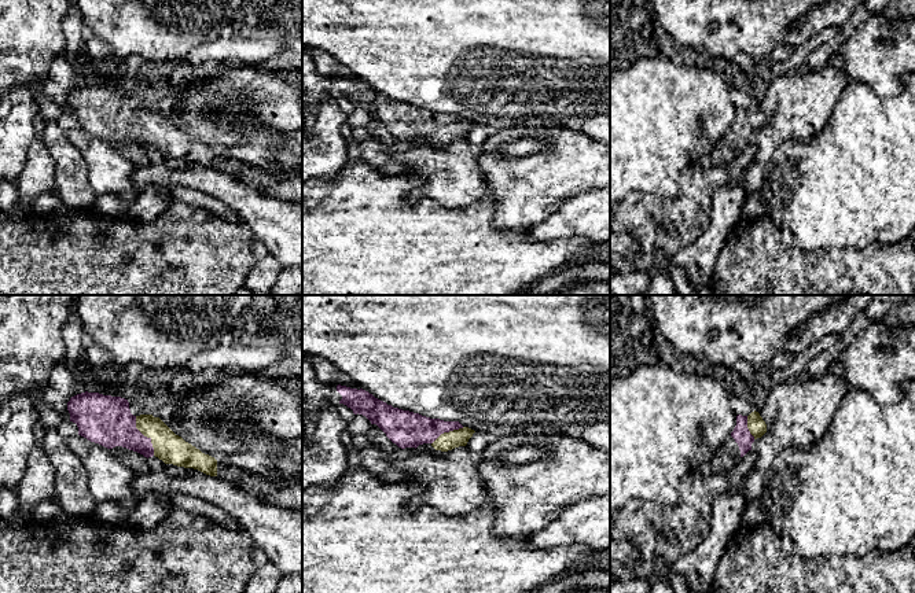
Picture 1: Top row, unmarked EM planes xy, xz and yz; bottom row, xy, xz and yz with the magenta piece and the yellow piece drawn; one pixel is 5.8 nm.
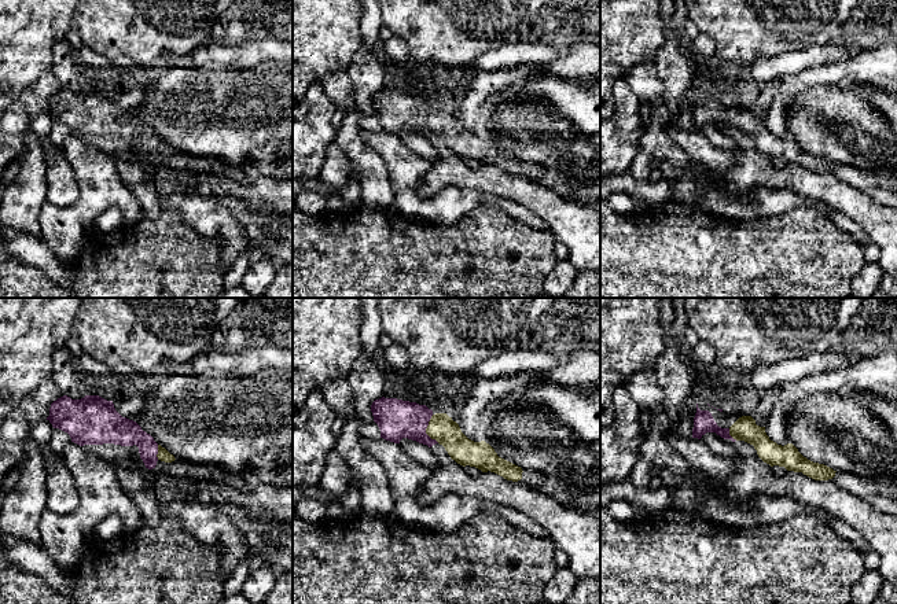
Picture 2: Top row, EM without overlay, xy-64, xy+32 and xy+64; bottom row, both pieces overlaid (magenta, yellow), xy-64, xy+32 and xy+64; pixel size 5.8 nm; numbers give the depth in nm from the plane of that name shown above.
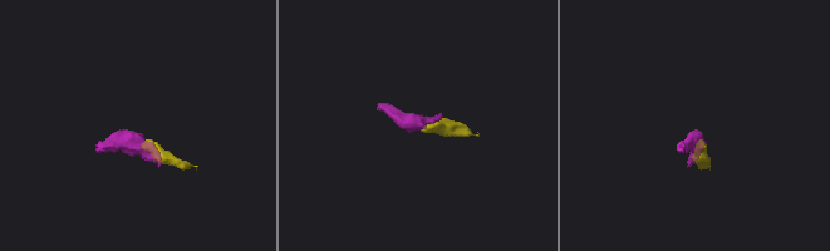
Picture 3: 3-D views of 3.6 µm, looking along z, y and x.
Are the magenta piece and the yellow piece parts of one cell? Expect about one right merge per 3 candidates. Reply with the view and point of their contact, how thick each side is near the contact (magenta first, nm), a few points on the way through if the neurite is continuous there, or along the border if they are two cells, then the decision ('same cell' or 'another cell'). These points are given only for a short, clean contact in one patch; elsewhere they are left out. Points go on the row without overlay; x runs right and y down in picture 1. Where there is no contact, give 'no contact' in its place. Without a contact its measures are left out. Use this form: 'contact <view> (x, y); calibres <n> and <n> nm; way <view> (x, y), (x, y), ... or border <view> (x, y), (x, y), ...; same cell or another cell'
contact xy (146, 129); calibres 280 and 180 nm; way xy (107, 113), (114, 118), (146, 129), (153, 129), (172, 142); same cell

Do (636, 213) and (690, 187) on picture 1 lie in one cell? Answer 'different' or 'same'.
same

